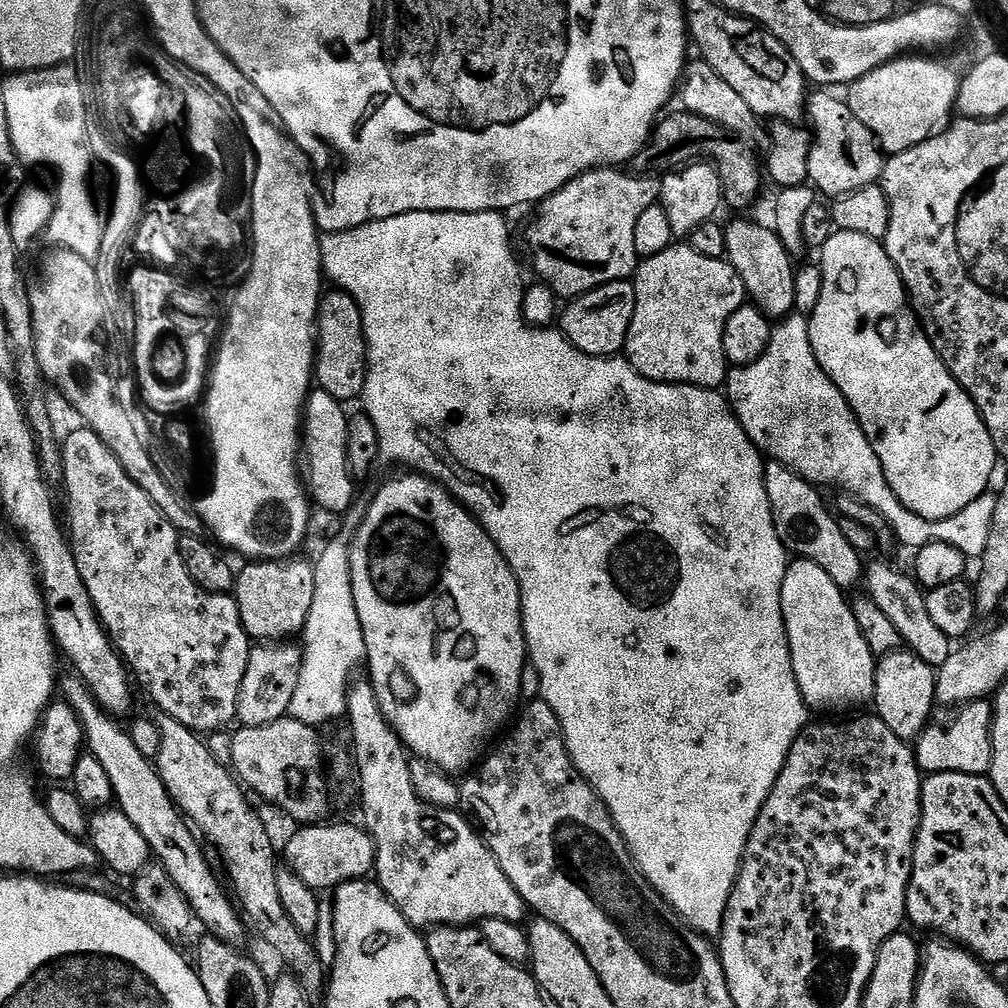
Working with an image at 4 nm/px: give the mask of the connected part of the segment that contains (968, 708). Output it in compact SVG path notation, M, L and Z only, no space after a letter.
M987 699L972 700L968 704L961 704L955 709L953 718L949 724L929 723L928 727L916 737L914 751L916 754L916 765L920 767L921 773L931 774L933 772L957 772L958 774L985 775L990 766L992 757L992 705Z

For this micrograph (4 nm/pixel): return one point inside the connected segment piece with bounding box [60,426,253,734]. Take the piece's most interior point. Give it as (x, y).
(187, 648)

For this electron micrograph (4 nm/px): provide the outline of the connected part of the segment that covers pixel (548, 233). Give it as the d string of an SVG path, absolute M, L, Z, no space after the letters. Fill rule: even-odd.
M601 166L575 176L552 196L538 205L536 221L524 232L532 264L541 281L561 301L571 302L603 284L632 280L636 275L638 257L634 250L634 225L645 210L650 210L660 199L660 180L648 174L627 176L616 166Z

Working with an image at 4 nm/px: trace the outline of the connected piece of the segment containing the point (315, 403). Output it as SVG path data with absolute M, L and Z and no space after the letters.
M319 390L309 391L304 402L302 417L302 483L310 497L311 503L328 512L343 514L352 507L357 499L354 478L345 466L346 430L348 429L349 413L344 412L345 405L334 399L330 394Z

